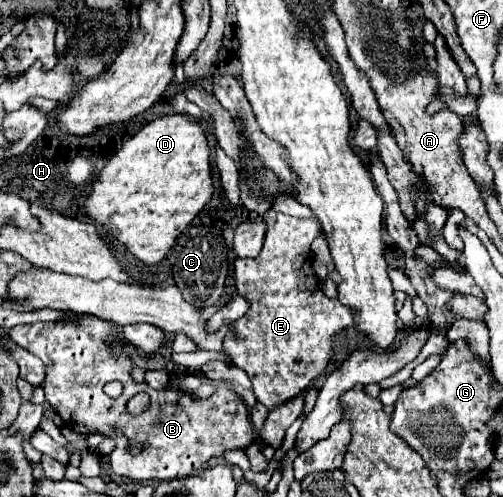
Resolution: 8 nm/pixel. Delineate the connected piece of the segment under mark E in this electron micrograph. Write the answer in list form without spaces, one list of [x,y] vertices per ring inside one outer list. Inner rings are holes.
[[[267,212],[267,236],[259,256],[237,258],[237,294],[249,302],[247,314],[225,334],[225,354],[247,372],[255,398],[269,410],[297,396],[331,360],[331,338],[349,330],[355,320],[349,308],[327,298],[311,266],[311,242],[321,234],[315,218],[293,218]]]

